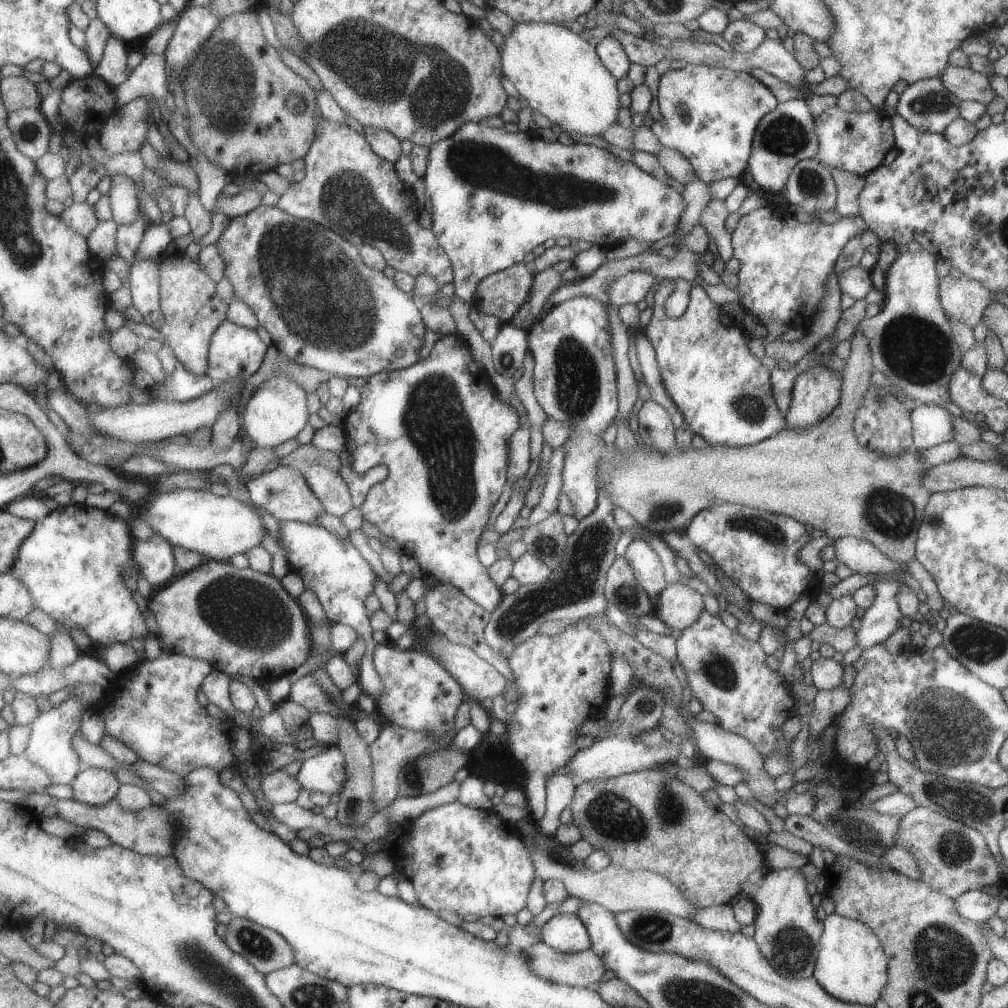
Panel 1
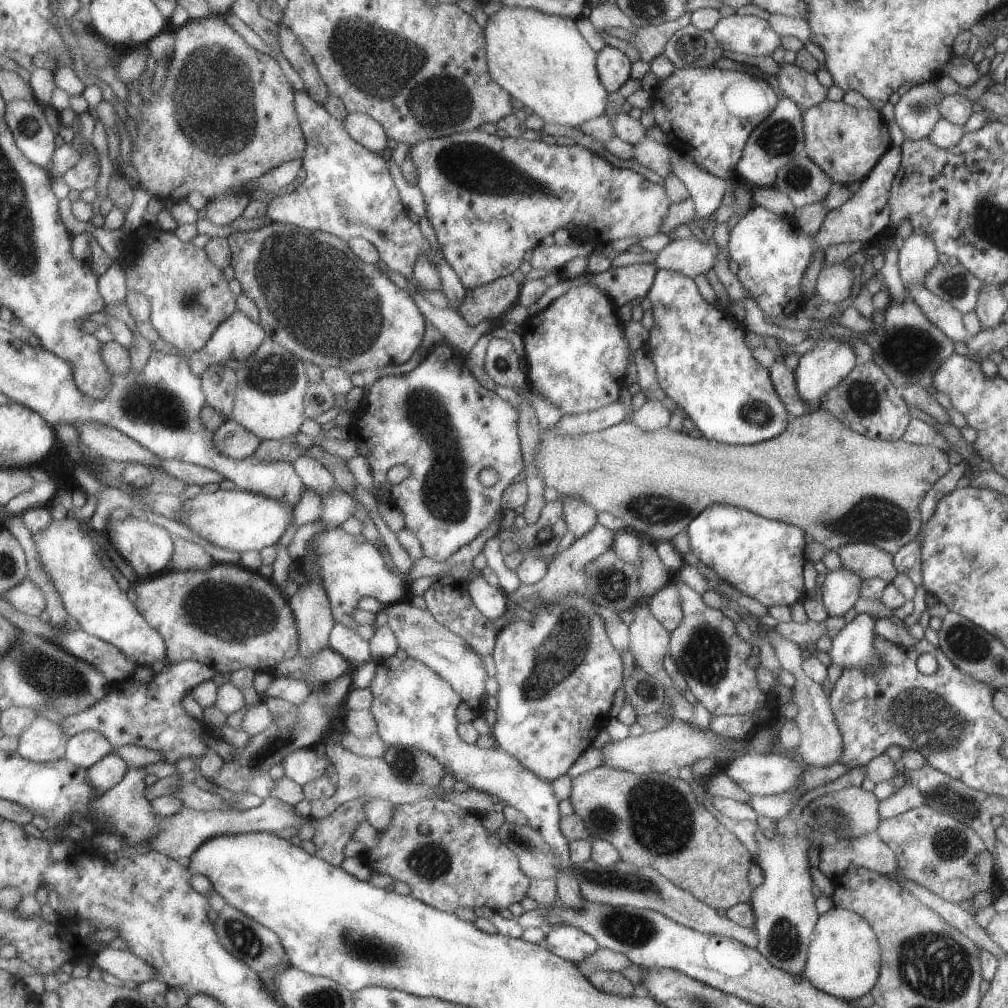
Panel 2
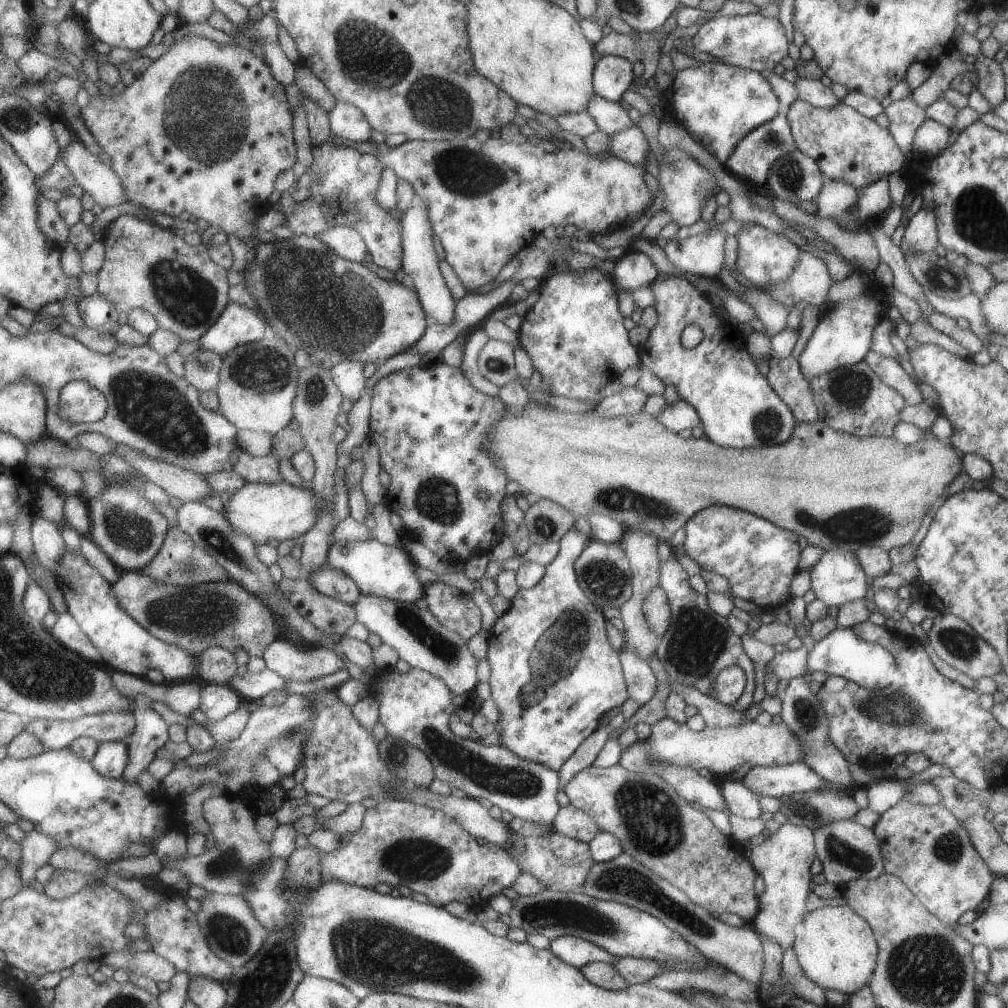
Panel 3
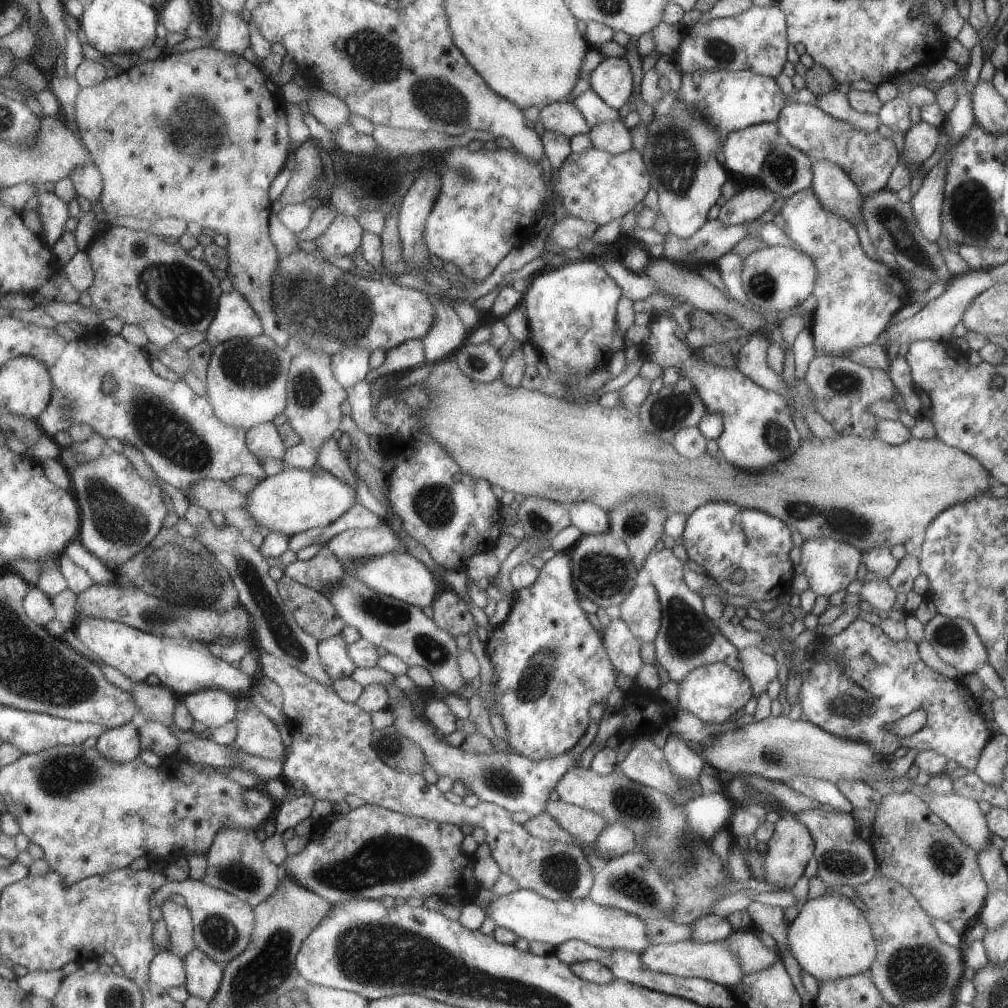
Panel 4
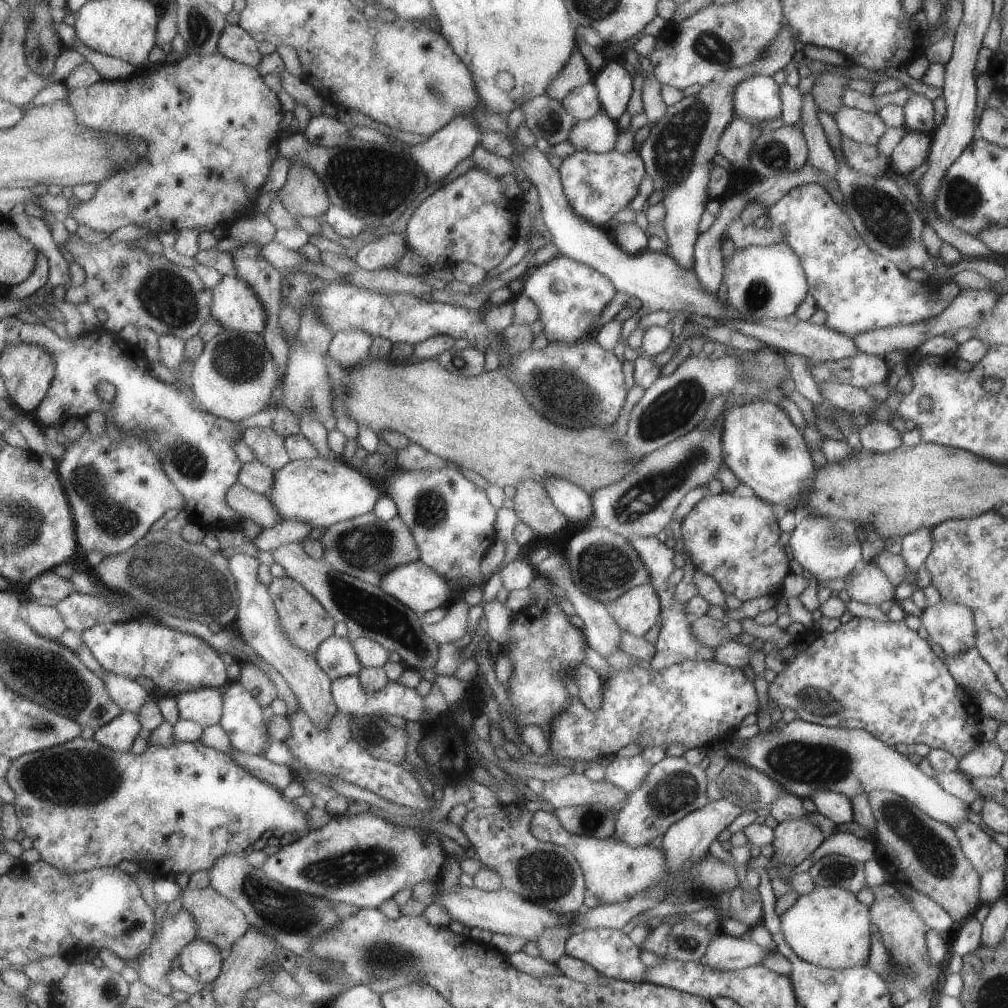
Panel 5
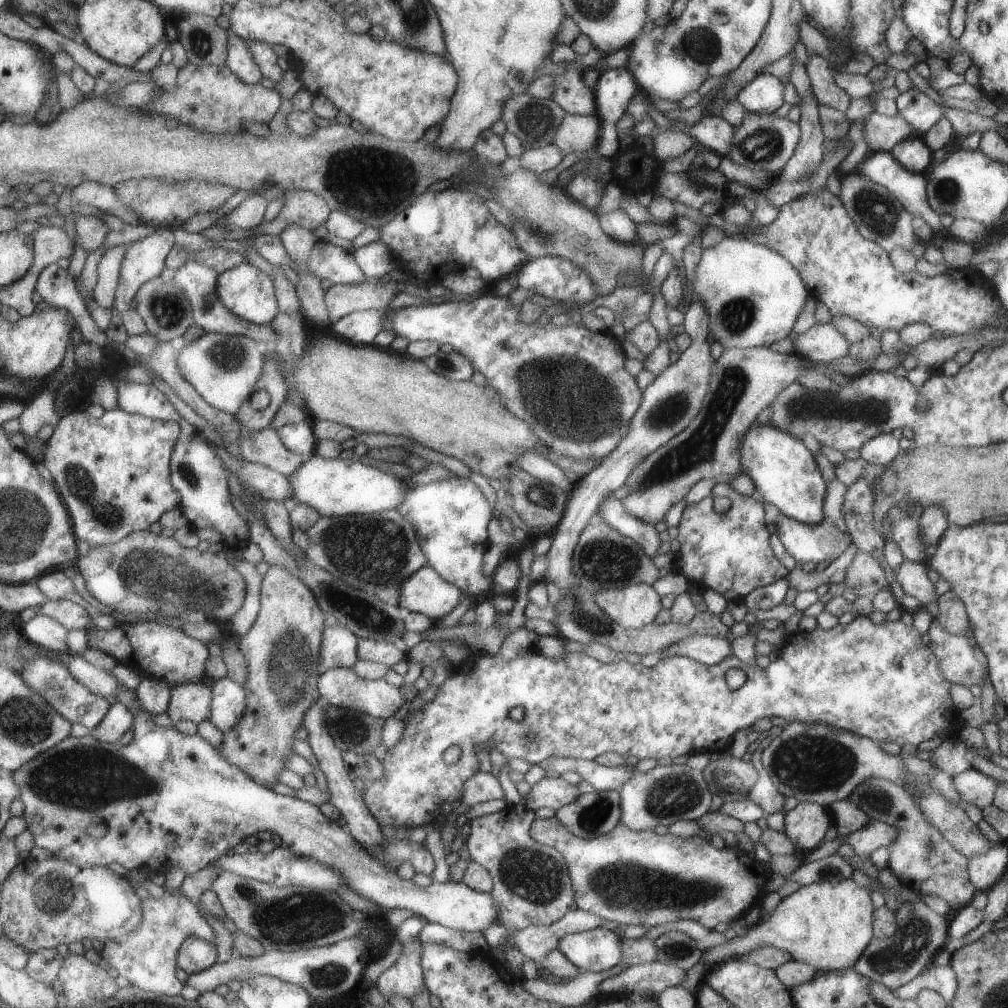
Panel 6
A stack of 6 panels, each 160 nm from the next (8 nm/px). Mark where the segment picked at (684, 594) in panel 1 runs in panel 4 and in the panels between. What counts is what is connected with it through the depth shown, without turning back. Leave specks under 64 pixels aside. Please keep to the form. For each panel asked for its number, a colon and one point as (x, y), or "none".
2: (664, 604)
3: (655, 607)
4: (641, 612)

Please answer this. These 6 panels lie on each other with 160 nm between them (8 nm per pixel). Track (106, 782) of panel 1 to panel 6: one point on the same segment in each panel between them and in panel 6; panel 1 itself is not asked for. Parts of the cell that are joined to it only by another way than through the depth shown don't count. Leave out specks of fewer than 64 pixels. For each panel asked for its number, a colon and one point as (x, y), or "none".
2: (110, 770)
3: (112, 759)
4: (121, 744)
5: (120, 734)
6: (120, 720)

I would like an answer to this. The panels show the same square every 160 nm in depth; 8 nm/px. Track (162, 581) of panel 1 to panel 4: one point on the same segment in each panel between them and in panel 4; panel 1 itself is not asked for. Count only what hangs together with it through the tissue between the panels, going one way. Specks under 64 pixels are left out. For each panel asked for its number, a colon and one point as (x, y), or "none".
2: (149, 549)
3: (127, 528)
4: (122, 513)

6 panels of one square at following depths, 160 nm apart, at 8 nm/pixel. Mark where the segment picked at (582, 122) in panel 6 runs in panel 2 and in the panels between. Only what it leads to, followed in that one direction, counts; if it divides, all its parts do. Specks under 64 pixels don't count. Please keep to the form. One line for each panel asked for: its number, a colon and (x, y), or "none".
2: (648, 152)
3: (629, 145)
4: (613, 137)
5: (598, 134)

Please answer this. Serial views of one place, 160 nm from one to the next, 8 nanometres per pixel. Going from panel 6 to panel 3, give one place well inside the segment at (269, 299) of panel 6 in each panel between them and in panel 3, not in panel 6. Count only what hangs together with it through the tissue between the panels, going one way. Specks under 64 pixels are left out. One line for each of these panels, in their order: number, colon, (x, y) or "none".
3: (238, 325)
4: (236, 318)
5: (236, 306)

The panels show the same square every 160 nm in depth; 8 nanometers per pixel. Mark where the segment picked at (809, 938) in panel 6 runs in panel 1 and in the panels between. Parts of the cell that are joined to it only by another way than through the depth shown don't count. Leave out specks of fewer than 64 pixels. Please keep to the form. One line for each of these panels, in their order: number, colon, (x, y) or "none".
1: (850, 965)
2: (843, 958)
3: (835, 948)
4: (830, 938)
5: (828, 927)

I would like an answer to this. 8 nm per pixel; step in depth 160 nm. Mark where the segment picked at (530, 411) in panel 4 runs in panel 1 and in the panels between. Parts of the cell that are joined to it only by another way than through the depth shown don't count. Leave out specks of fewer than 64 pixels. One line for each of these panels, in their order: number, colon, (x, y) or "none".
1: (821, 476)
2: (839, 487)
3: (838, 490)

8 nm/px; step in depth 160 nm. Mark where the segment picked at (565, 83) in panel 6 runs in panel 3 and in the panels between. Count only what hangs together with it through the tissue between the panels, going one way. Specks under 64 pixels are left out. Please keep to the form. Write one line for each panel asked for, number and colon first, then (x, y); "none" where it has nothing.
3: (610, 117)
4: (595, 110)
5: (582, 102)

